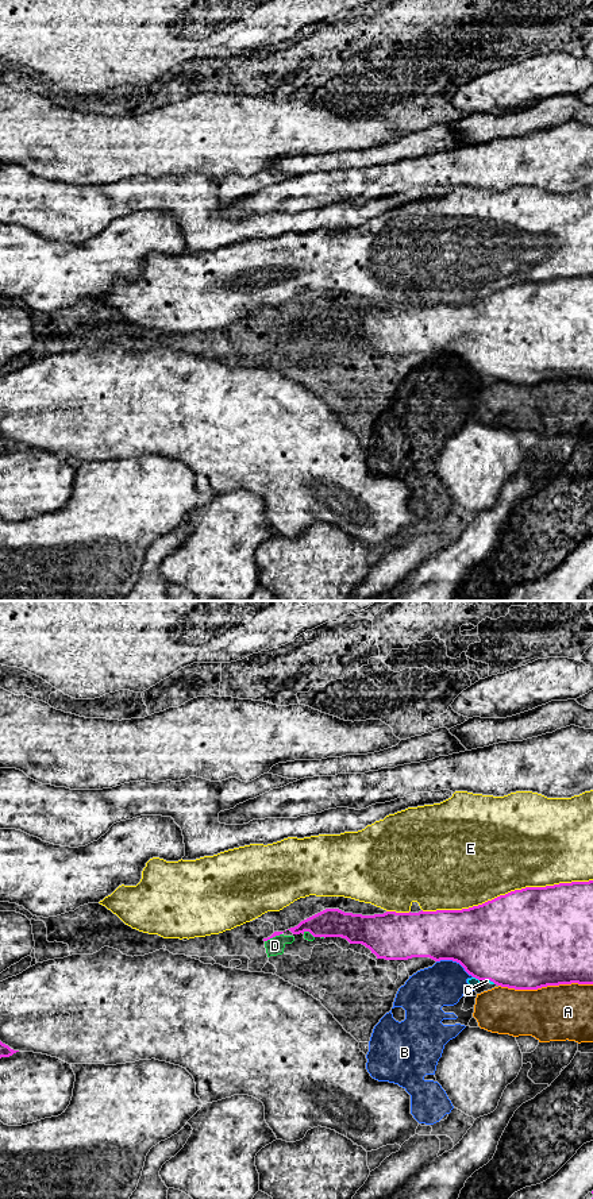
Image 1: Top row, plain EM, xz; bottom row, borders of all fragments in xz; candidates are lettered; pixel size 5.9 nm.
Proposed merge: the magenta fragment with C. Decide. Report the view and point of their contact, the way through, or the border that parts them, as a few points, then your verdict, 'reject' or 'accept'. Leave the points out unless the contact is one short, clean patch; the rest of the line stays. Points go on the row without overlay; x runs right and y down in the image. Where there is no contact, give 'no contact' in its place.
meets magenta in xz at (491, 376); reject

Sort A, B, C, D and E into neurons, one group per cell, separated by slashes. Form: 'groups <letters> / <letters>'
groups A / B C / D / E

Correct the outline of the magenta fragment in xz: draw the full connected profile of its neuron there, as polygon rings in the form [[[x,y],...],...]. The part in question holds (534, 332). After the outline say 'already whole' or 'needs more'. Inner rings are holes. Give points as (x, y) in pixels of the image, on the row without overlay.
[[[593,275],[559,278],[546,282],[525,282],[500,290],[482,300],[462,305],[436,305],[362,311],[326,304],[288,324],[293,329],[309,327],[313,332],[342,332],[350,339],[362,339],[385,355],[430,352],[453,355],[478,375],[515,385],[538,385],[559,379],[593,379]]] | already whole

